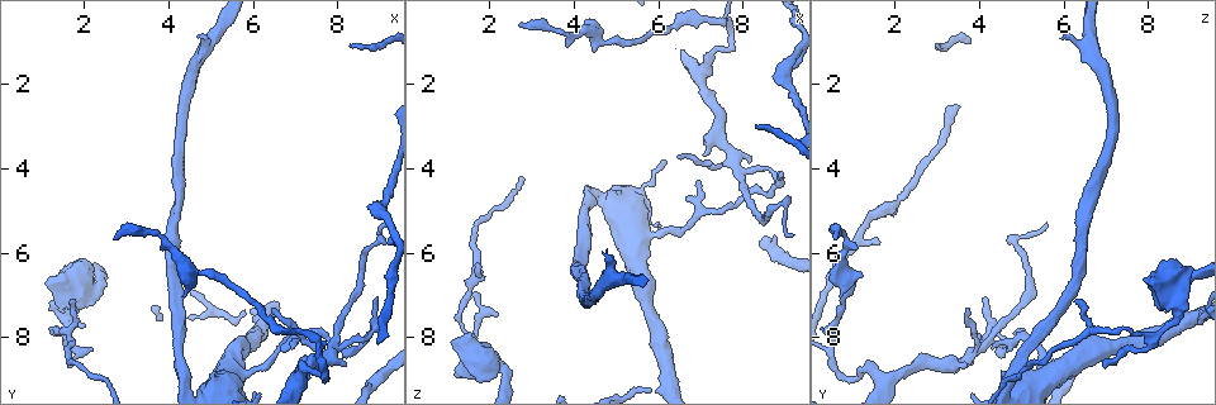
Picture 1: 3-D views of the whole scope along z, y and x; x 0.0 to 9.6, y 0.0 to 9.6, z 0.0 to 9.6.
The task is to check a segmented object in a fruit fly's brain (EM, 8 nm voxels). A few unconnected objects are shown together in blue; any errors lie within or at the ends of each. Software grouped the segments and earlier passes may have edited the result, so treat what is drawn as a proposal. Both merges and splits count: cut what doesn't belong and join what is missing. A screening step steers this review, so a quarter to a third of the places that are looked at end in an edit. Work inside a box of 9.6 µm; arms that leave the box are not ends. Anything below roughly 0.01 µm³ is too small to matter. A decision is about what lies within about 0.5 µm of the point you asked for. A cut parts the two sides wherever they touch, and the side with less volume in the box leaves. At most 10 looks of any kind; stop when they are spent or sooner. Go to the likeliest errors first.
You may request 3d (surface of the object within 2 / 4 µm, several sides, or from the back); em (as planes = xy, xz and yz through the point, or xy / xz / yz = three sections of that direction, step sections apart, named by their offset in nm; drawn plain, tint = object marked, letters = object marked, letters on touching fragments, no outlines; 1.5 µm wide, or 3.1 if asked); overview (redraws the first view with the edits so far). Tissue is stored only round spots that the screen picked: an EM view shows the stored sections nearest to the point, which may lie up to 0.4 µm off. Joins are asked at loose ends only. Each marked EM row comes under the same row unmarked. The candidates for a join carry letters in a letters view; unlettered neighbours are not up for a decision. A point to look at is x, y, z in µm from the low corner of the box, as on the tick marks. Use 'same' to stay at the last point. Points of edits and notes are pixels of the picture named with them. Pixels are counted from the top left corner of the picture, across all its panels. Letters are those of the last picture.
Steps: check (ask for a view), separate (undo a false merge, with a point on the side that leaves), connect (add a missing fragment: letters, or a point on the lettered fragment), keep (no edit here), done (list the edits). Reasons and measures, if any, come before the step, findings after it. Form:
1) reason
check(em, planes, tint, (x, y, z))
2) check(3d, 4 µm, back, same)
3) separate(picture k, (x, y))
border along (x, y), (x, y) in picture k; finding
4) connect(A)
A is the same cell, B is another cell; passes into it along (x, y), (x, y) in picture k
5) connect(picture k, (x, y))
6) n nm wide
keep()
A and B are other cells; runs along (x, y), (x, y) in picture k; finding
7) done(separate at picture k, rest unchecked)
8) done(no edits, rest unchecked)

free end
check(3d, 2 µm, (4.75, 1.00, 5.90))

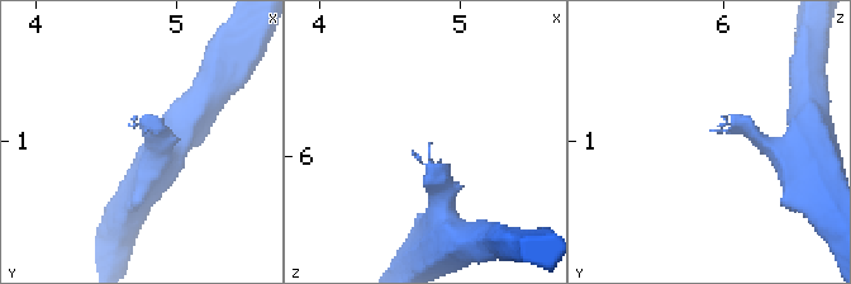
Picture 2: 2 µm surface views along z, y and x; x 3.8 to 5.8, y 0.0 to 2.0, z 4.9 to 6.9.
check(em, planes, tint, (4.78, 0.94, 5.92))

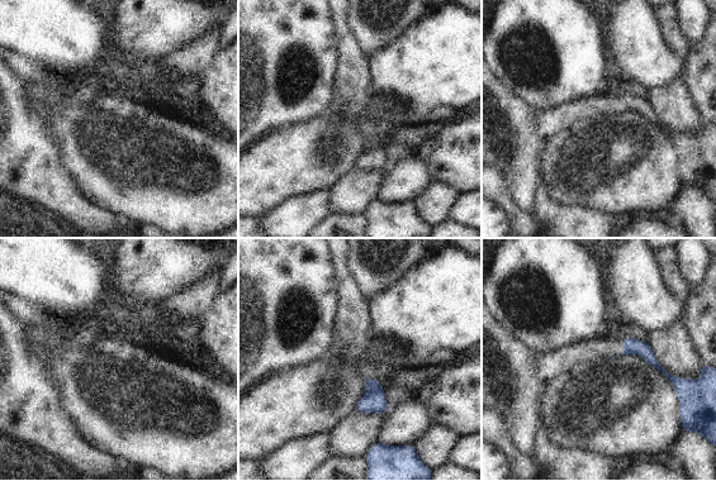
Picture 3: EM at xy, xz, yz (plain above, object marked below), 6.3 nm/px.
what lies round it
check(em, planes, letters, same)

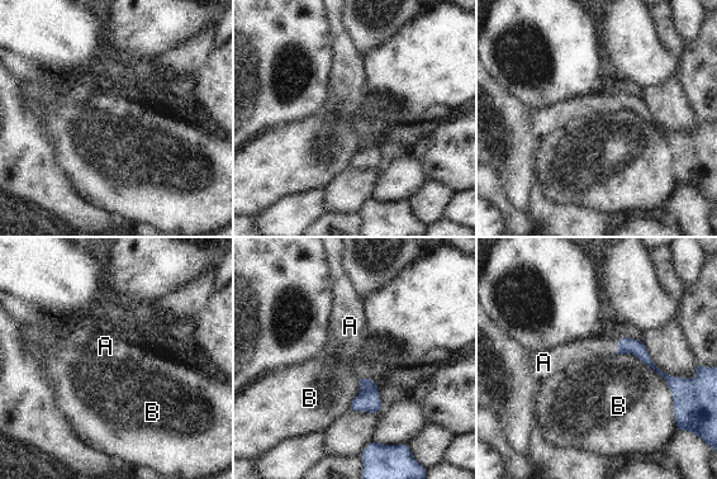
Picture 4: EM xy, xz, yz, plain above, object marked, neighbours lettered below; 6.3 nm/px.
connect(A)
A is the same cell, B is another cell; it goes on there

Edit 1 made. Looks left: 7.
abrupt turn
check(em, xy, step 8, tint, (8.80, 7.90, 4.50))

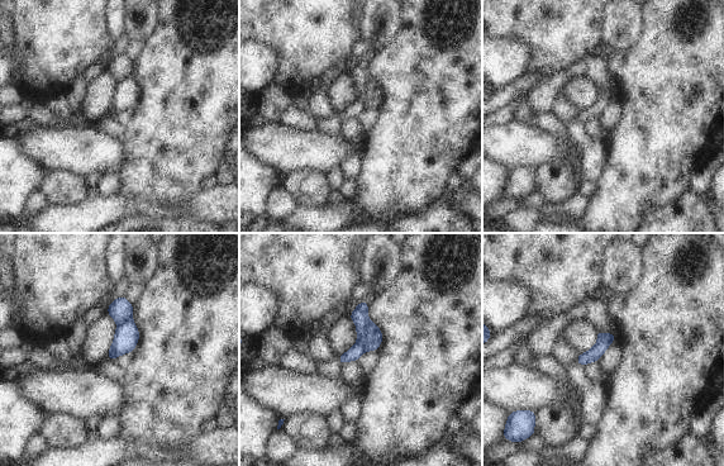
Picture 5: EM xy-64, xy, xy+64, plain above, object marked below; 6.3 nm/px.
check(em, planes, tint, same)

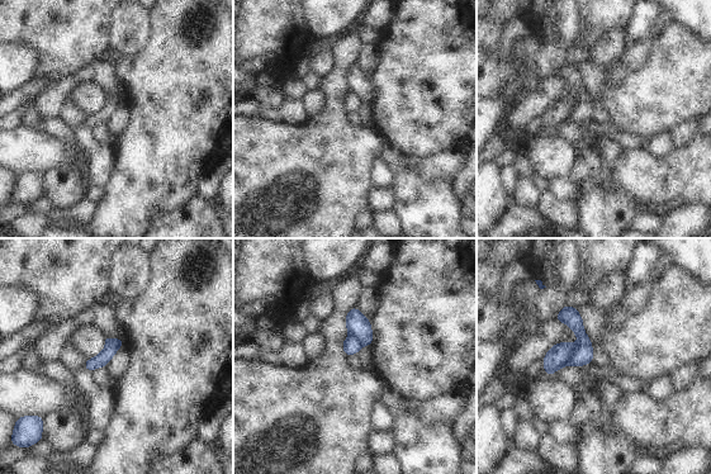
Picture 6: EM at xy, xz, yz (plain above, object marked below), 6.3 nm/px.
see the neighbours
check(em, planes, letters, same)

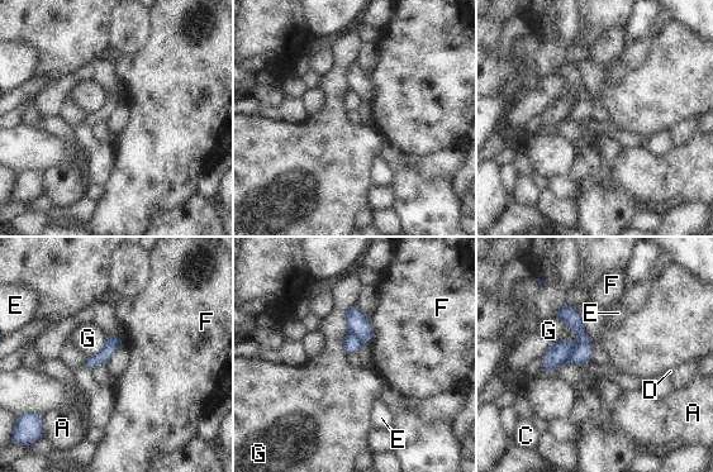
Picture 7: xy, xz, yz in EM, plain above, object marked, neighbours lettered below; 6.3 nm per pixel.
separate(picture 7, (560, 353))
A, C, D, E, F and G are other cells; border along (576, 346), (569, 361) in picture 7; a second cell is stuck on

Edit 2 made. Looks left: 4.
redraw
check(overview)

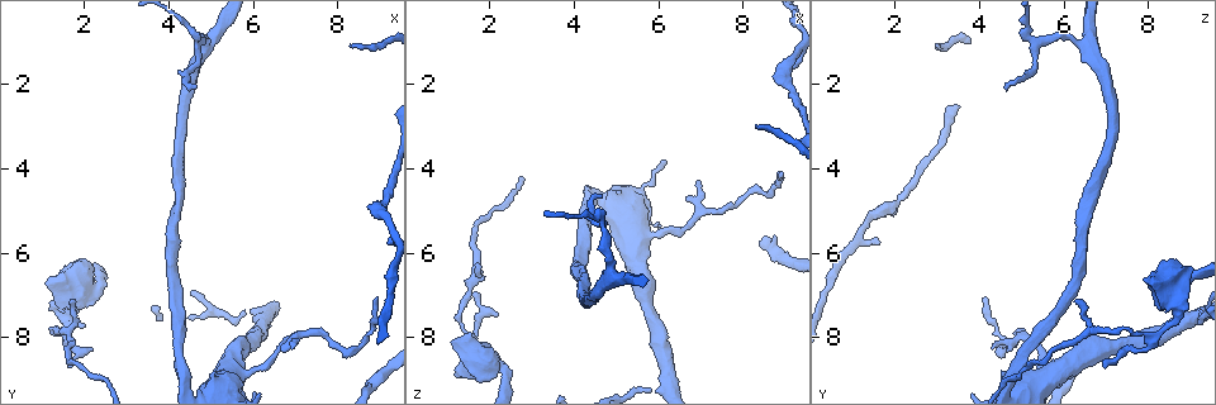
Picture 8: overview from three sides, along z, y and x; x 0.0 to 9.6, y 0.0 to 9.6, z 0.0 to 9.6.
abrupt turn
check(3d, 4 µm, back, (1.50, 7.25, 8.70))

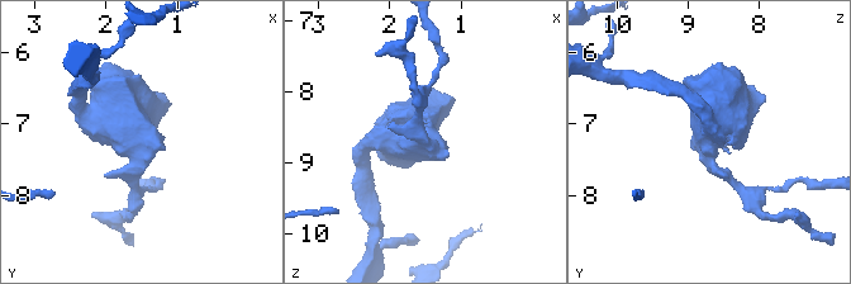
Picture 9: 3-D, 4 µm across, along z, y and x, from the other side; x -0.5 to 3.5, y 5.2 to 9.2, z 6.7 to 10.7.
check(em, planes, letters, (1.60, 7.25, 8.65))

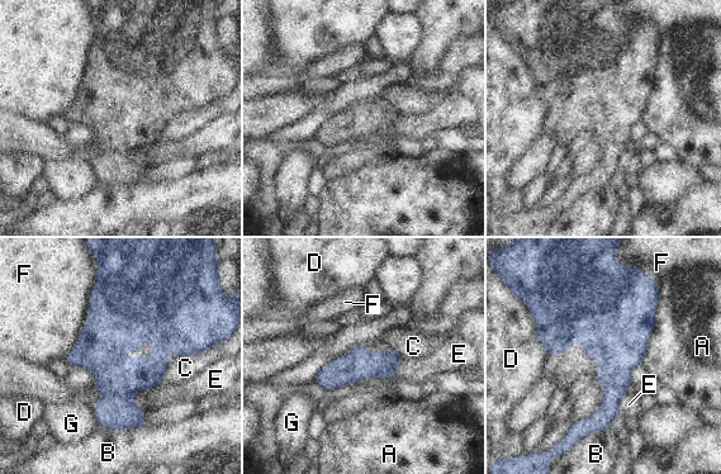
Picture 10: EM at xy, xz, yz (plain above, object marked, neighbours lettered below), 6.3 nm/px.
keep()
A, B, C, D, E, F and G are other cells; border along (160, 383), (141, 388), (134, 406) in picture 10; one cell here

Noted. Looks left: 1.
done(connect at picture 4, separate at picture 7, rest unchecked)

